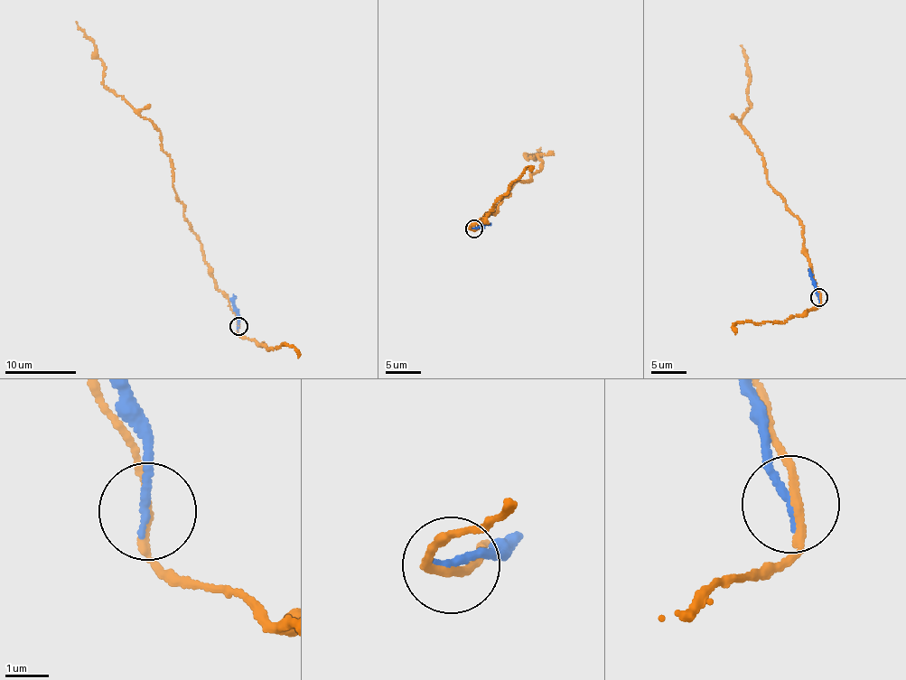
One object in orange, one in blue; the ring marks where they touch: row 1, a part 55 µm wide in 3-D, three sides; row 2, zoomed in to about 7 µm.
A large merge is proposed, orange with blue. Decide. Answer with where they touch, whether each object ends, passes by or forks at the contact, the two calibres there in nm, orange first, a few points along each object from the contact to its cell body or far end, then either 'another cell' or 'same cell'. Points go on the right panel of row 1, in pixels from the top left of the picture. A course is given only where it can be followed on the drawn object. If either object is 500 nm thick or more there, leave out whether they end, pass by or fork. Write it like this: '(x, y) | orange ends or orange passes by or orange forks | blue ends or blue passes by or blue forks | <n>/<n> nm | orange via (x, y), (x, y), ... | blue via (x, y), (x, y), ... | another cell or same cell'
(819, 297) | orange passes by | blue ends | 160/190 nm | orange via (818, 297), (803, 244), (802, 224), (769, 183), (763, 157), (740, 124), (751, 105), (750, 73), (740, 45) | blue via (818, 297), (809, 269) | another cell

